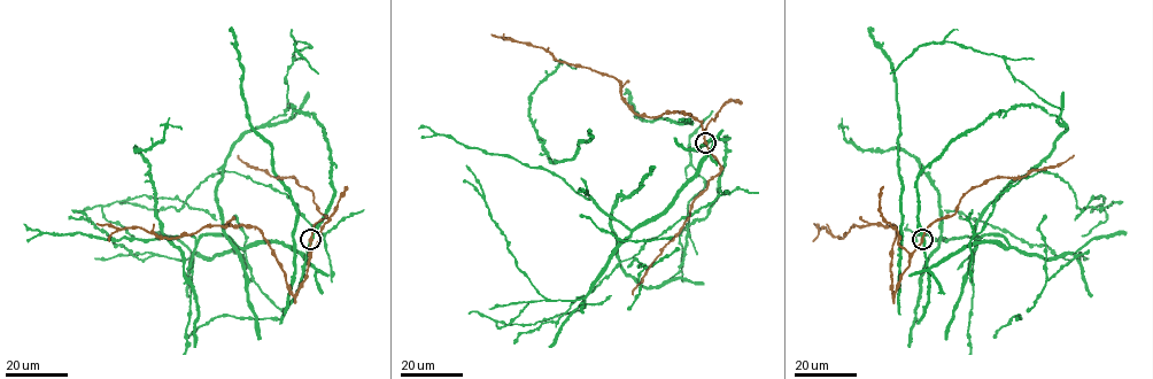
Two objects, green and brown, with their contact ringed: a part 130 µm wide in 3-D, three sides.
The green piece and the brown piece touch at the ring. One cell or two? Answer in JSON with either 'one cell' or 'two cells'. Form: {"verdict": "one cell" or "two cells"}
{"verdict": "one cell"}

